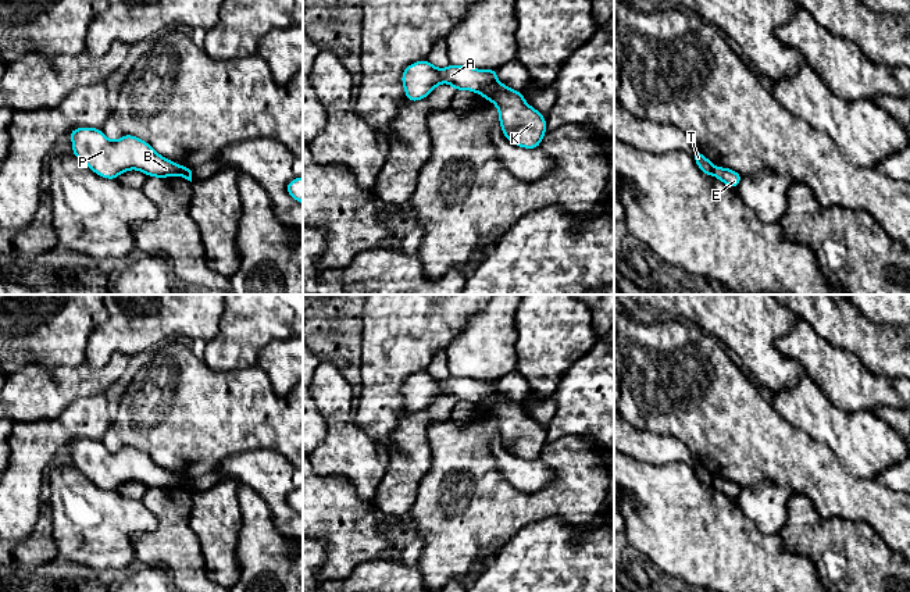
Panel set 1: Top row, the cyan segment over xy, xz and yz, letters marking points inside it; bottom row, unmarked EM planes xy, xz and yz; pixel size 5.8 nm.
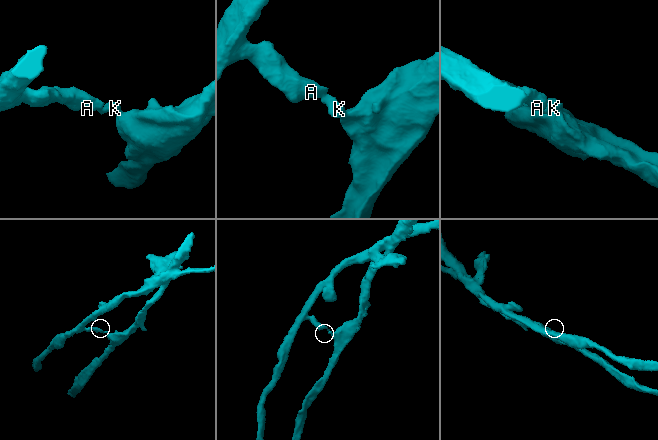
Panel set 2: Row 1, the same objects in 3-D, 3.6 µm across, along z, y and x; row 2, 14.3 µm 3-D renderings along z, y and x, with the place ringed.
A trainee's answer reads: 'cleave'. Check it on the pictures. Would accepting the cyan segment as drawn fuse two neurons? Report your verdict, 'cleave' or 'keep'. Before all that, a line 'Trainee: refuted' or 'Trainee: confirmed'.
Trainee: confirmed
cleave

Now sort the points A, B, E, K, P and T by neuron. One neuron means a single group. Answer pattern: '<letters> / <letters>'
A B P T / E K

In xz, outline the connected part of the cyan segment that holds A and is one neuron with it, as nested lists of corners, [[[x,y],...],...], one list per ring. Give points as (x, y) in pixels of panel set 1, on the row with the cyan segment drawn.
[[[427,58],[410,64],[402,75],[402,83],[408,101],[425,99],[443,82],[456,90],[470,90],[481,94],[493,82],[497,82],[497,71],[456,64],[449,64],[447,68],[438,68]]]

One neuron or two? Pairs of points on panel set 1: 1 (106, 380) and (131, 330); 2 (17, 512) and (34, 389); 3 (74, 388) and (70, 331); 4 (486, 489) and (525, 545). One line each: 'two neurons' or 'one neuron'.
1: two neurons
2: two neurons
3: two neurons
4: two neurons

